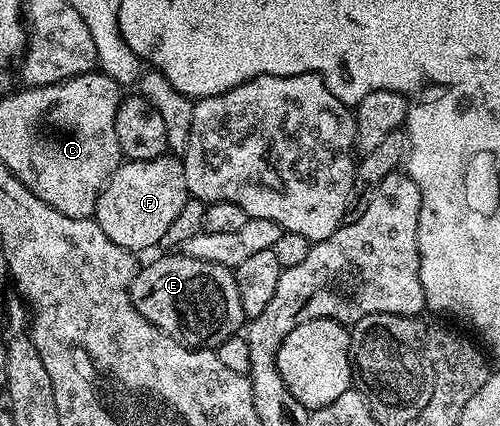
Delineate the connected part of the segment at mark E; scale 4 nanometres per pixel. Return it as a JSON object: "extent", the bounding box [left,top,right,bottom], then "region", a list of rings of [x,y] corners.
{"extent":[130,254,244,350],"region":[[[185,254],[162,255],[166,256],[152,261],[147,268],[139,267],[132,282],[130,297],[138,313],[187,348],[214,350],[228,337],[239,335],[244,317],[233,271]]]}

